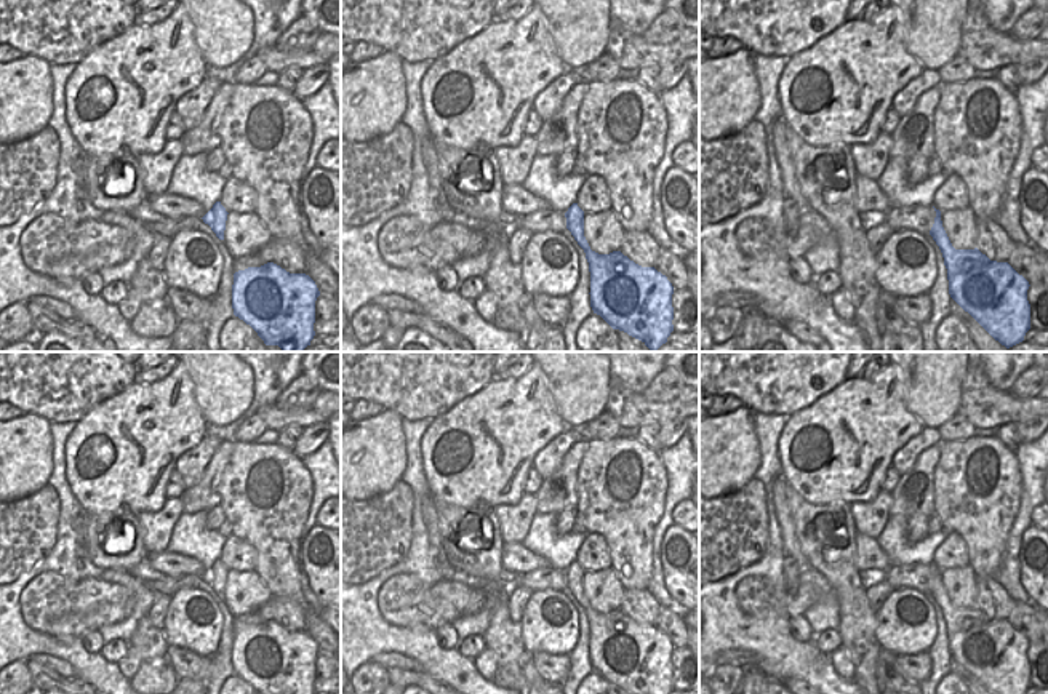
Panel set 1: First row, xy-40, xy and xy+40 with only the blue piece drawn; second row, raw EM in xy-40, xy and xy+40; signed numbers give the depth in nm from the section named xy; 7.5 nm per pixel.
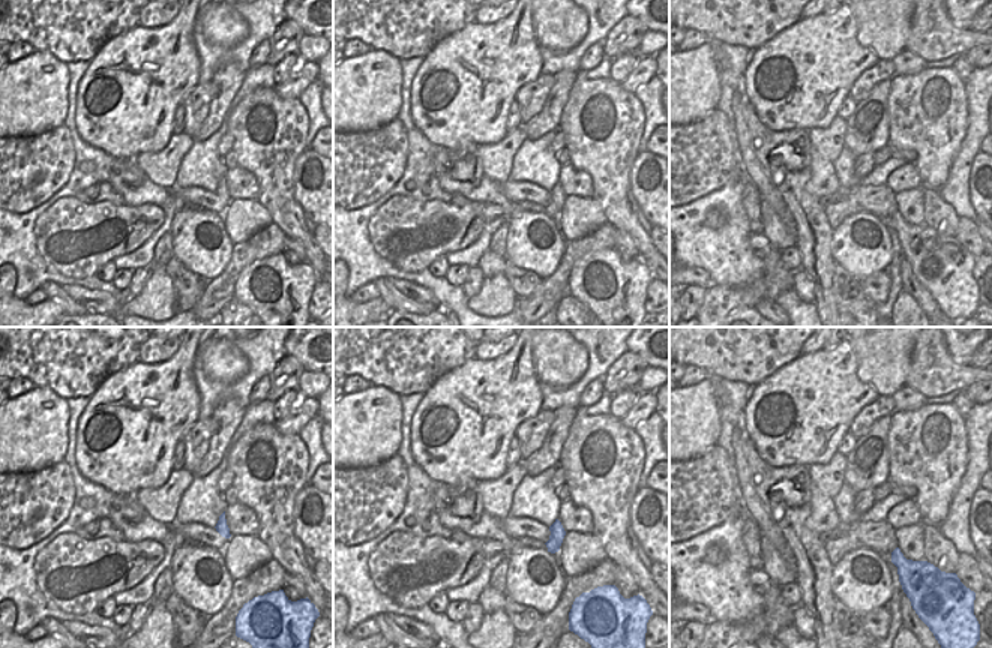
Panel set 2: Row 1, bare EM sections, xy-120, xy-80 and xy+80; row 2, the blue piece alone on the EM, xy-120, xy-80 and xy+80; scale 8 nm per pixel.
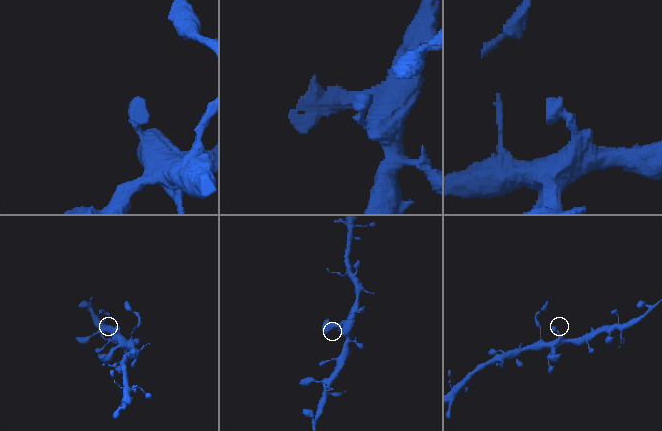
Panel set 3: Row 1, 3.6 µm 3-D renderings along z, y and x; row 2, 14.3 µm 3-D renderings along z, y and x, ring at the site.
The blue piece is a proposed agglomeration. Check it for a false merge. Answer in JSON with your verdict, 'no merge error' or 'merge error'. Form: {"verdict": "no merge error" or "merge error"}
{"verdict": "no merge error"}

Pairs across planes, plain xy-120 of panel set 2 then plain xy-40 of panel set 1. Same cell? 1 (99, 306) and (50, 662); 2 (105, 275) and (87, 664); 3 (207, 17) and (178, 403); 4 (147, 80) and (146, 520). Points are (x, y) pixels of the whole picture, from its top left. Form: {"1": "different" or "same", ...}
{"1": "same", "2": "different", "3": "different", "4": "different"}

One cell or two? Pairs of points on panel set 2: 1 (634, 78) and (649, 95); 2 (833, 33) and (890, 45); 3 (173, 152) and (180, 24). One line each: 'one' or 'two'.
1: two
2: two
3: two

